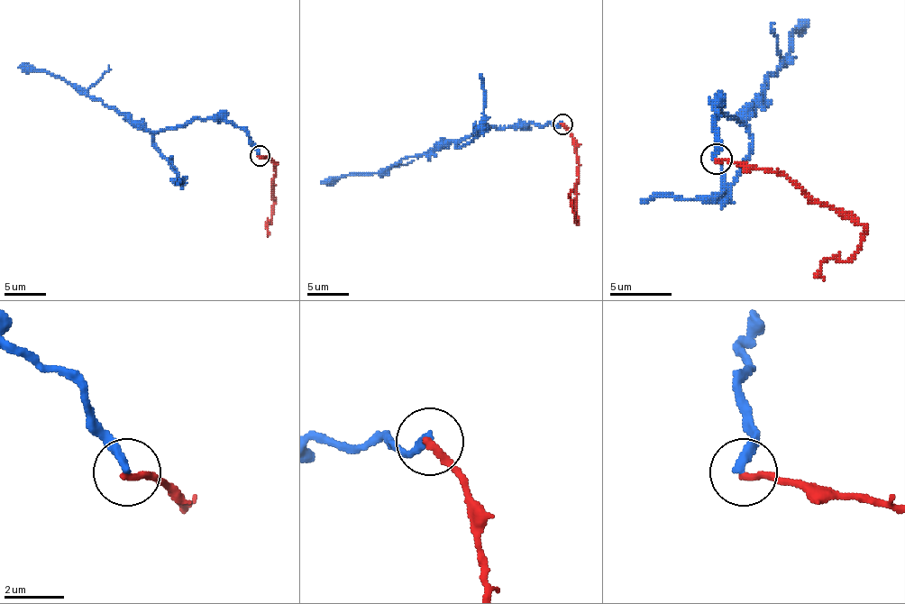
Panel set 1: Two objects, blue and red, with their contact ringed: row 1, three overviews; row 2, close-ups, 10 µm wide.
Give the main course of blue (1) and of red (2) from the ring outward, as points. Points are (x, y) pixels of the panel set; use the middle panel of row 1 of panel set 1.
1: (562, 123), (494, 128), (436, 144), (426, 154), (406, 157), (379, 173), (351, 173), (329, 177), (321, 183)
2: (562, 123), (572, 138), (579, 169), (576, 223), (571, 196)

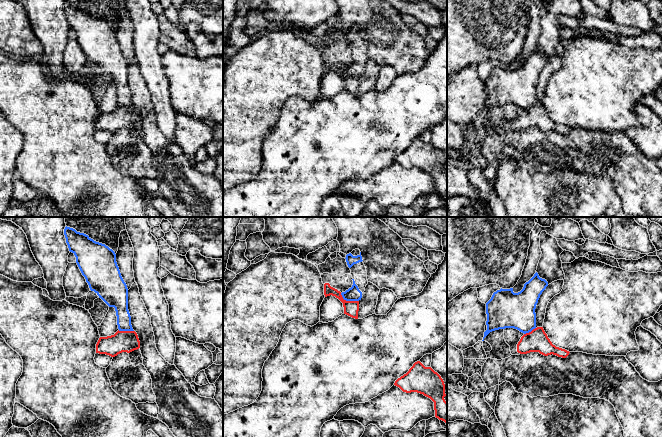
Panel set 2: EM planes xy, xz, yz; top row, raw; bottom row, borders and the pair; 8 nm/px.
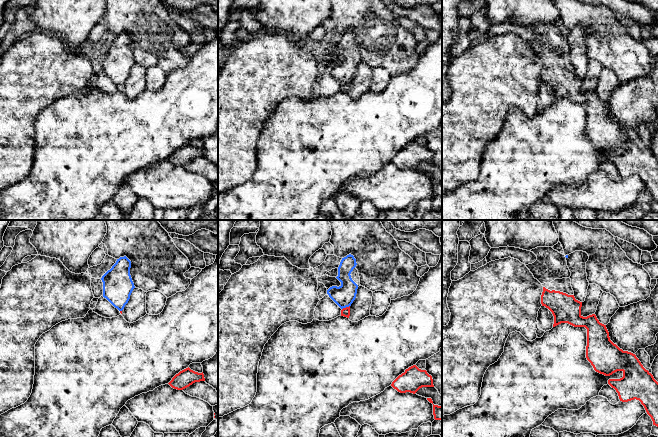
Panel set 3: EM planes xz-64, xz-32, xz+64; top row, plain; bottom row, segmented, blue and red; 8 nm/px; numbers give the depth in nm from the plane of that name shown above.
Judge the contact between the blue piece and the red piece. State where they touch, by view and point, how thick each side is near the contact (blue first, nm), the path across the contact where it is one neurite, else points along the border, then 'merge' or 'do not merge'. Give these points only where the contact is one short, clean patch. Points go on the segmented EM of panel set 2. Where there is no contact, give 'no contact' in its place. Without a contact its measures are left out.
xz (348, 300) | 110/120 nm | along xz (340, 293), (346, 300), (358, 301) | do not merge

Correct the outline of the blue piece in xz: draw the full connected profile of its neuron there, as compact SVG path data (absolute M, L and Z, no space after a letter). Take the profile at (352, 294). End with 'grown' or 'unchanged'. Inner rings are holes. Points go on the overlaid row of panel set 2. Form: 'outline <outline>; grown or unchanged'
outline M353 250L346 255L345 259L351 270L353 285L345 292L342 292L341 295L346 301L359 301L362 298L366 285L368 284L367 271L360 250Z; grown

